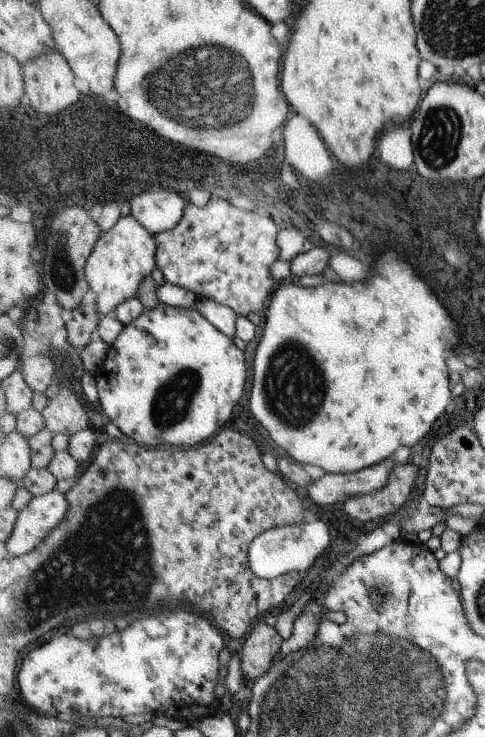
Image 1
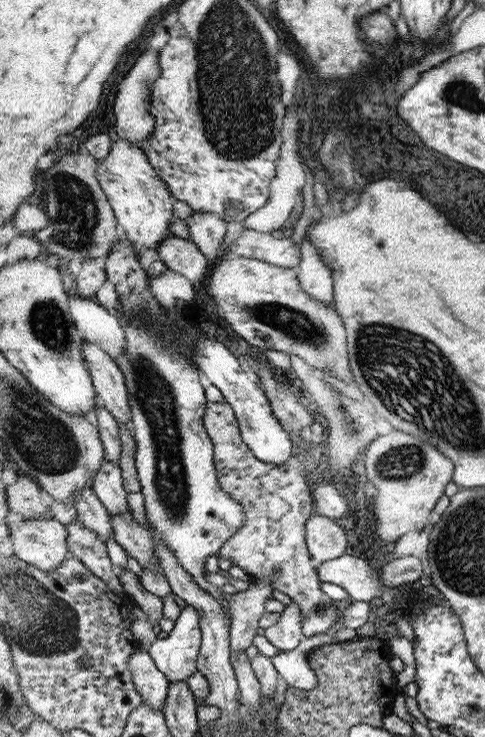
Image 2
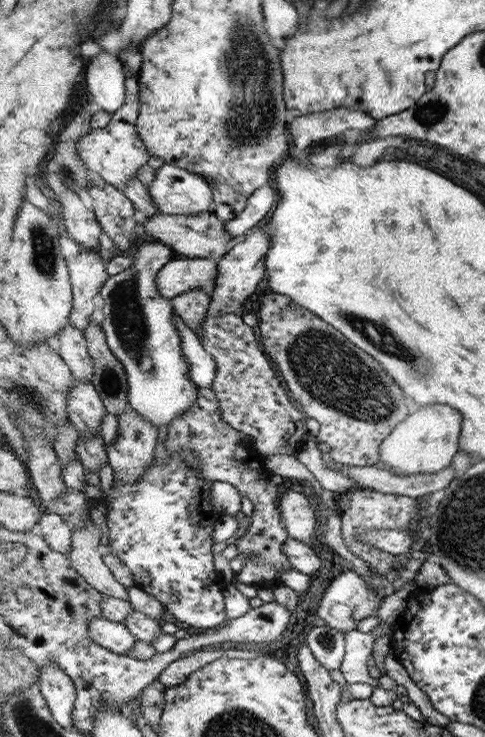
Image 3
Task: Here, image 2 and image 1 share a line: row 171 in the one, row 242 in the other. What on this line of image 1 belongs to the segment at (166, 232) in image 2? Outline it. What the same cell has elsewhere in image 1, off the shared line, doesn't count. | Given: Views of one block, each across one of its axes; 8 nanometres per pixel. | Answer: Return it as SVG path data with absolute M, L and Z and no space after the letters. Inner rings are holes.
M134 215L122 218L112 230L102 234L101 241L98 242L93 257L89 259L87 268L89 284L92 287L92 291L97 295L97 306L100 307L102 318L108 317L129 299L139 297L142 284L152 276L152 272L158 267L157 245L156 235L146 229Z

